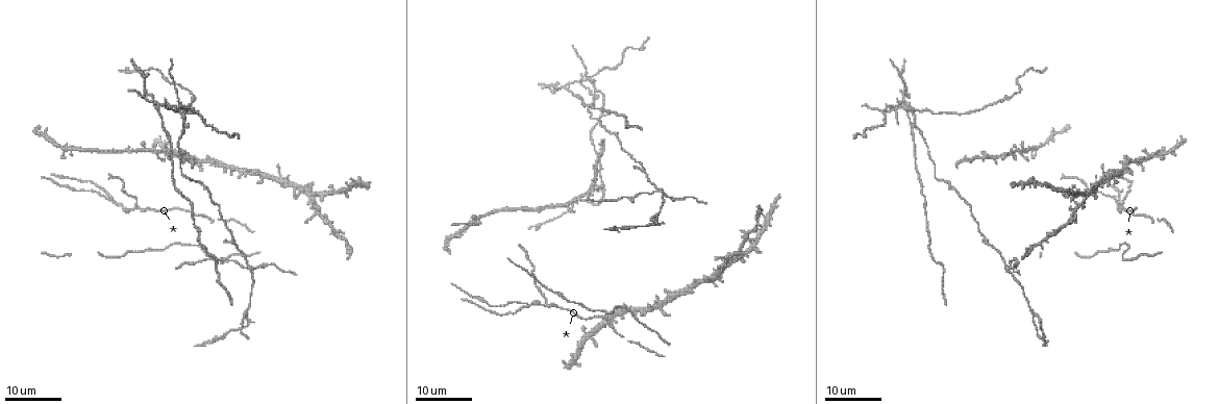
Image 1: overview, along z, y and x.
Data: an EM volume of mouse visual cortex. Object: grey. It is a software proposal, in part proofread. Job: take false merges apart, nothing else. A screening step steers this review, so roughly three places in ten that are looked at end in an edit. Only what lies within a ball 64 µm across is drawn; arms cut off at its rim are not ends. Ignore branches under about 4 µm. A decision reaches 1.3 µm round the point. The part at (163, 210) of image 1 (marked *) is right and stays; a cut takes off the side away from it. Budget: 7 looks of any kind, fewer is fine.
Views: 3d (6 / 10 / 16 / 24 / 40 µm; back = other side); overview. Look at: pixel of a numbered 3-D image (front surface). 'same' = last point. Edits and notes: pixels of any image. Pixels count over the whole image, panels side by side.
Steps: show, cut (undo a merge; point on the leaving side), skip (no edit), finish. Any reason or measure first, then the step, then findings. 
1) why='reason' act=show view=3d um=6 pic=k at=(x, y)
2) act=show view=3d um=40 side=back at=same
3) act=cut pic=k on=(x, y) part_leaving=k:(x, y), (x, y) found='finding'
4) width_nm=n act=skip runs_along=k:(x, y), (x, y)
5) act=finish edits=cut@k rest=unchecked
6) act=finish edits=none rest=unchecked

act=show view=3d um=24 pic=1 at=(646, 313)

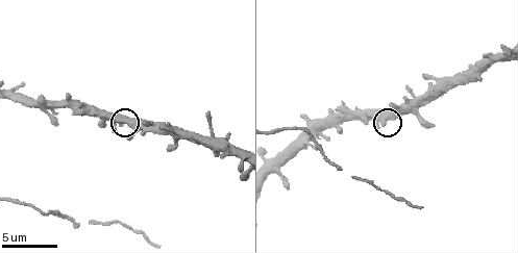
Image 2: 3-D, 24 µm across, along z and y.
act=show view=3d um=6 pic=2 at=(384, 121)

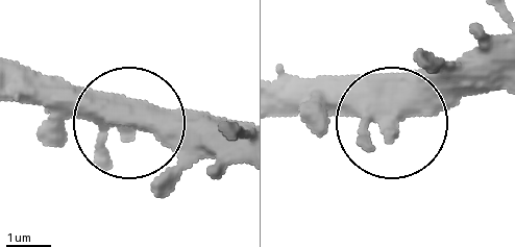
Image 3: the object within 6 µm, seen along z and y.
act=skip found='one neuron here'

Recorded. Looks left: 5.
why='three arms meet' act=show view=3d um=16 pic=1 at=(116, 205)

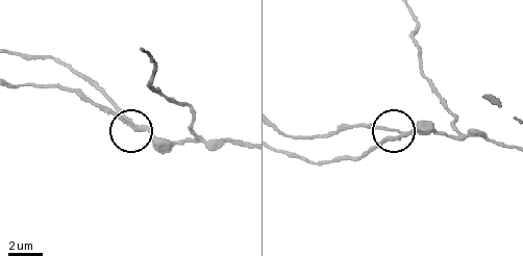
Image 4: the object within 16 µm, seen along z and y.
act=show view=3d um=10 pic=4 at=(134, 128)

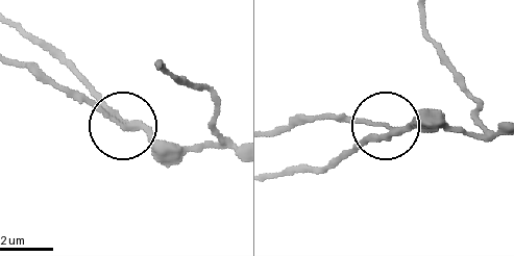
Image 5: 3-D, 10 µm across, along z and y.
why='closer look' act=show view=3d um=6 pic=5 at=(386, 134)

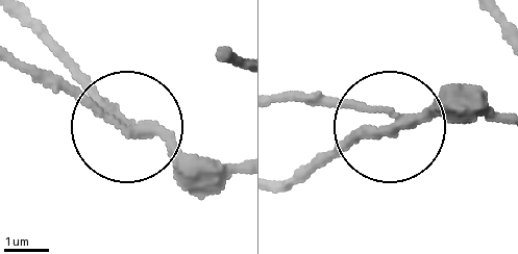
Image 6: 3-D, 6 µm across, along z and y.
side_arm_um=16 act=cut pic=6 on=(78, 87) part_leaving=6:(122, 129), (14, 66) found='a second neuron is stuck on'

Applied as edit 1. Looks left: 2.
act=finish edits=cut@6 rest=unchecked

